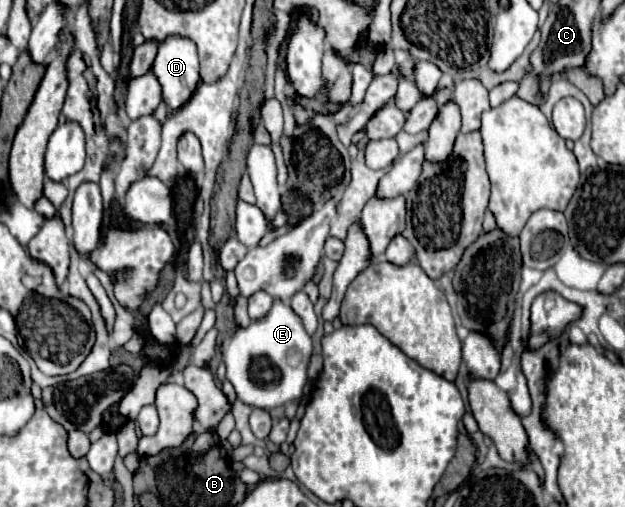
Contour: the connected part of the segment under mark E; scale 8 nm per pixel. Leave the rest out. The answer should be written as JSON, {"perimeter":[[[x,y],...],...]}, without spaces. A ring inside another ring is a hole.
{"perimeter":[[[275,301],[273,309],[269,311],[267,317],[261,321],[253,321],[249,327],[239,327],[235,335],[231,337],[227,349],[225,349],[225,365],[227,365],[227,379],[235,385],[237,399],[251,407],[259,409],[273,409],[279,405],[285,405],[289,401],[297,401],[303,395],[303,385],[309,381],[307,379],[307,365],[311,357],[311,337],[303,329],[303,323],[299,317],[293,313],[293,309],[283,303]],[[259,357],[267,357],[273,367],[279,369],[273,381],[269,383],[257,383],[255,373],[253,373],[253,363]]]}

